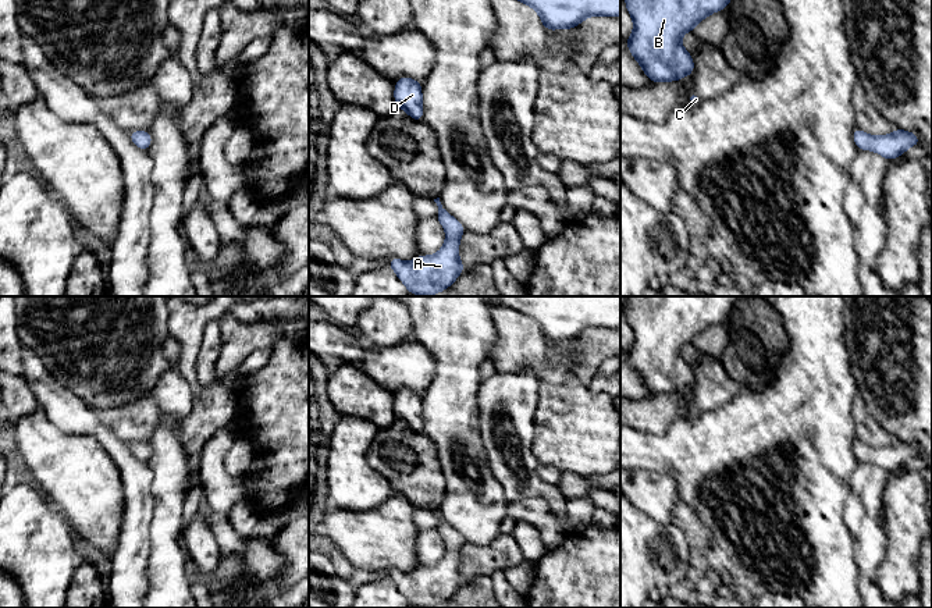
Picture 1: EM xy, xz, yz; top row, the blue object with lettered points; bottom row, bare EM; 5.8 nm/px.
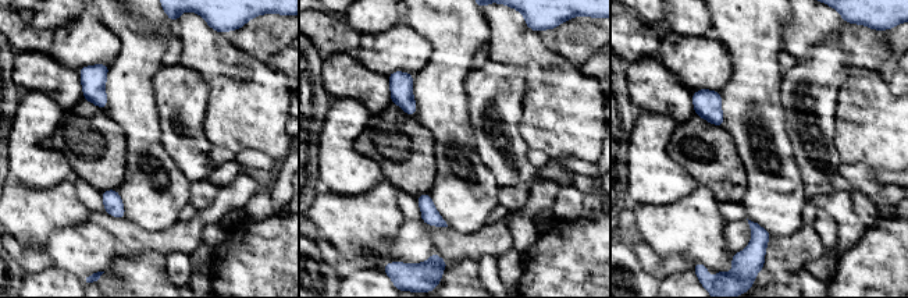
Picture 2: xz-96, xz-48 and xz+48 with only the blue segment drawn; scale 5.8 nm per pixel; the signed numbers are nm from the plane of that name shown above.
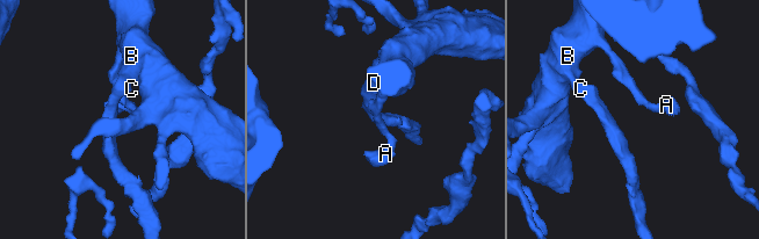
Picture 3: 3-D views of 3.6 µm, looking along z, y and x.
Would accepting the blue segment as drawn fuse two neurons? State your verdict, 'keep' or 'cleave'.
keep

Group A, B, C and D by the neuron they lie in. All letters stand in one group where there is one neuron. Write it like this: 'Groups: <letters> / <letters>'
Groups: A B C D

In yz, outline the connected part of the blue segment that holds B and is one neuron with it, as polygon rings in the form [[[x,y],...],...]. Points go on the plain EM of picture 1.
[[[626,296],[625,314],[633,331],[627,360],[643,384],[655,394],[672,394],[691,387],[694,373],[682,358],[682,348],[711,326],[728,319],[737,302],[750,296]]]

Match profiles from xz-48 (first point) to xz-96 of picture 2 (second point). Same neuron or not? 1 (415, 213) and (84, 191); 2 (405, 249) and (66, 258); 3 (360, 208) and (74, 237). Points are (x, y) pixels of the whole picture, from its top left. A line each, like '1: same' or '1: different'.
1: same
2: same
3: different

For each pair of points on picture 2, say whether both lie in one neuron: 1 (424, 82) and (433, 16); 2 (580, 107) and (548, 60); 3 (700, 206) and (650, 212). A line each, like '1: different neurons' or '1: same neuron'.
1: same neuron
2: same neuron
3: same neuron

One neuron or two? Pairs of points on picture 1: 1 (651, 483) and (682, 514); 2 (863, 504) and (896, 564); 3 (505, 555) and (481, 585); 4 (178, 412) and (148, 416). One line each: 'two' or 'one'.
1: two
2: two
3: two
4: two

